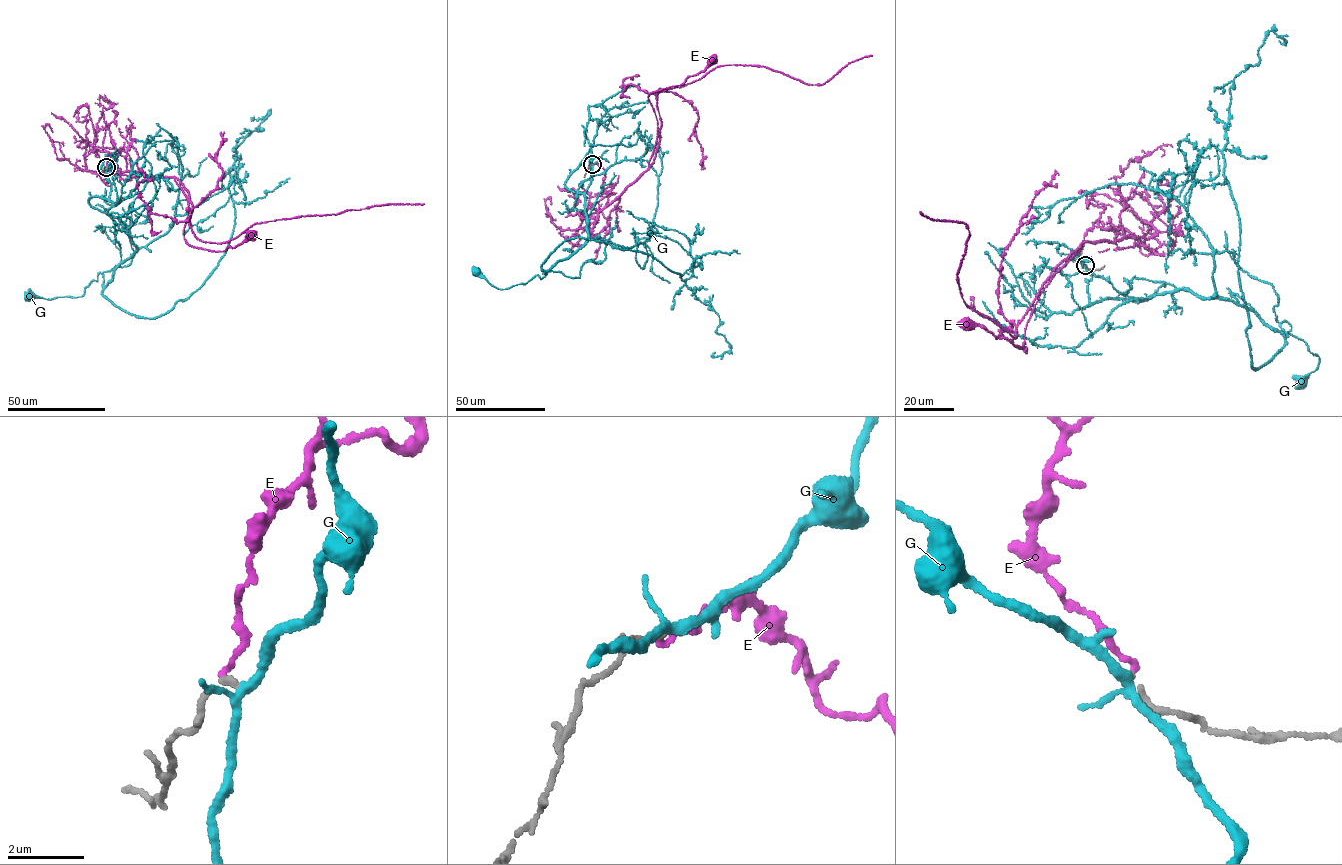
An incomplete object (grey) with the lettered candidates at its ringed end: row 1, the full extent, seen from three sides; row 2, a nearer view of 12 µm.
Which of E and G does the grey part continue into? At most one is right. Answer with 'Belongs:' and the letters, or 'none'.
Belongs: E

